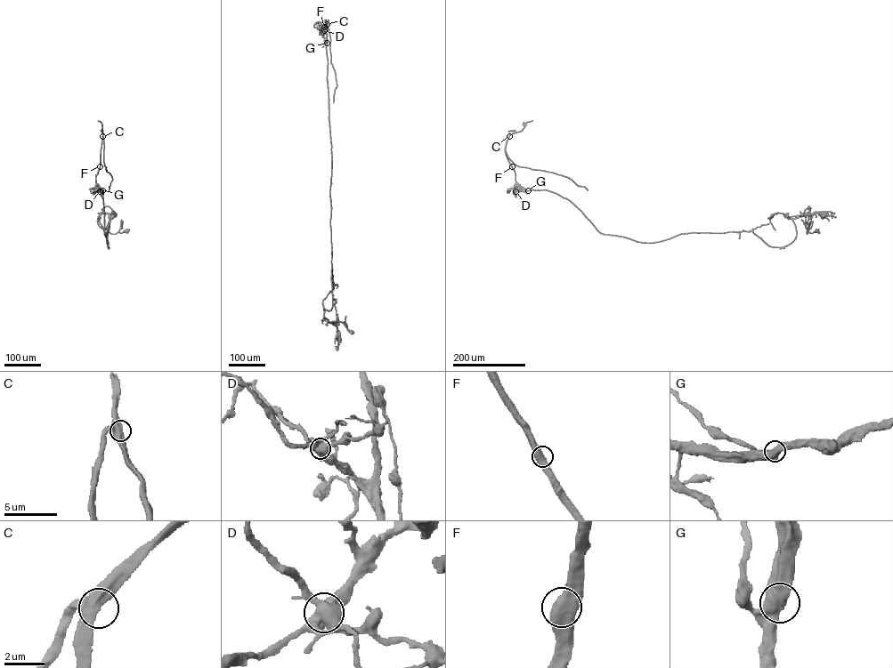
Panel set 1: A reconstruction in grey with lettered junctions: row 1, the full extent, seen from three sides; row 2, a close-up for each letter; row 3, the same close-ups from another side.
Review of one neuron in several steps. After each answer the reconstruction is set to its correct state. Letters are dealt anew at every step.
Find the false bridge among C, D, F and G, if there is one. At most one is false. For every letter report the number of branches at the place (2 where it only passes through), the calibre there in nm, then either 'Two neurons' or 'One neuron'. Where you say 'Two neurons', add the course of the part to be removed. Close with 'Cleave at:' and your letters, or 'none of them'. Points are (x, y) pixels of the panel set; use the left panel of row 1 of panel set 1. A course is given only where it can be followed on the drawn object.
C: Branches: 2. Thickness 550 nm. One neuron
D: Branches: 4. Thickness 600 nm. Two neurons. Course of the part to remove: (100, 191), (94, 187), (102, 136), (103, 162), (112, 180), (109, 190)
F: Branches: 2. Thickness 650 nm. One neuron
G: Branches: 2. Thickness 600 nm. One neuron
Cleave at: D

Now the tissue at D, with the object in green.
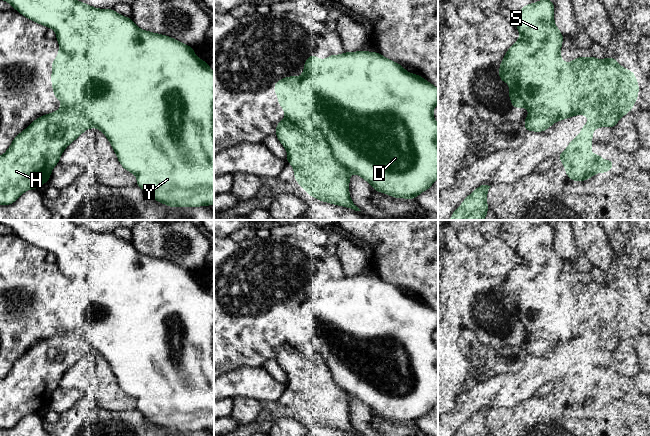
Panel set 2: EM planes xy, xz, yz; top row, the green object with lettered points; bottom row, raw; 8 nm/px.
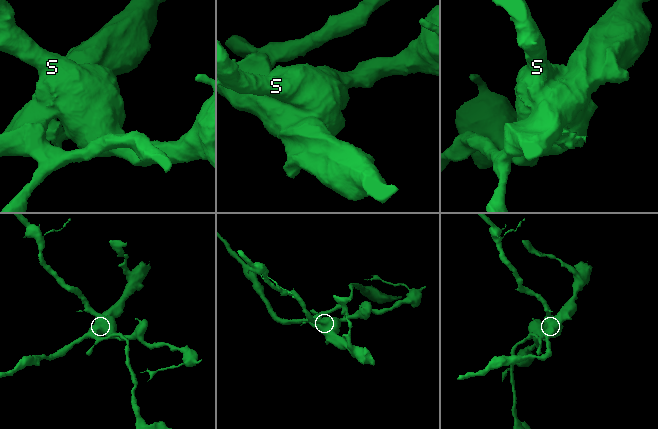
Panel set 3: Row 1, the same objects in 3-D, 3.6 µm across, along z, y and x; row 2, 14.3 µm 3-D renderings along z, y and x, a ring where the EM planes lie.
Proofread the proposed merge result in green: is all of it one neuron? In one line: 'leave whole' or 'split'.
split

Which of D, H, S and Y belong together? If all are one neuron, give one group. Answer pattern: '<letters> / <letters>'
D S Y / H

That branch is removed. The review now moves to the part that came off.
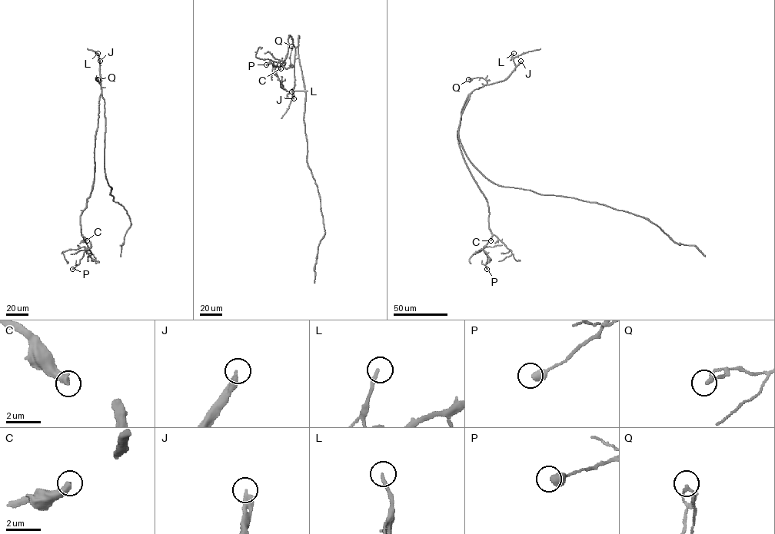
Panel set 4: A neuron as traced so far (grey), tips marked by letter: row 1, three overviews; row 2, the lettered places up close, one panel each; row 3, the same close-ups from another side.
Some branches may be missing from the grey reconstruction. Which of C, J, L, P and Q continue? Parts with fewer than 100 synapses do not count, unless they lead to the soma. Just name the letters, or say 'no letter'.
J

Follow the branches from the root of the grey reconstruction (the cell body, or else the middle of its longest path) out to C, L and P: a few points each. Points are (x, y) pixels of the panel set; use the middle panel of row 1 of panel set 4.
C: (298, 41), (299, 36), (294, 47), (289, 35), (284, 61), (274, 67), (275, 70), (281, 68)
L: (298, 41), (299, 36), (298, 44), (295, 48), (294, 93), (291, 91)
P: (298, 41), (299, 36), (294, 47), (289, 35), (277, 76), (272, 64), (280, 61), (266, 64)

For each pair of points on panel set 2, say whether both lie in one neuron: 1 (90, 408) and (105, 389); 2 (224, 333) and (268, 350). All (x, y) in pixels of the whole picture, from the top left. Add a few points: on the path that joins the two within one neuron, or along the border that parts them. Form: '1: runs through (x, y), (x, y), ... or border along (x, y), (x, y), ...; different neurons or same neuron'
1: border along (96, 401), (106, 409), (118, 410); different neurons
2: runs through (235, 333), (245, 333), (257, 341); same neuron

